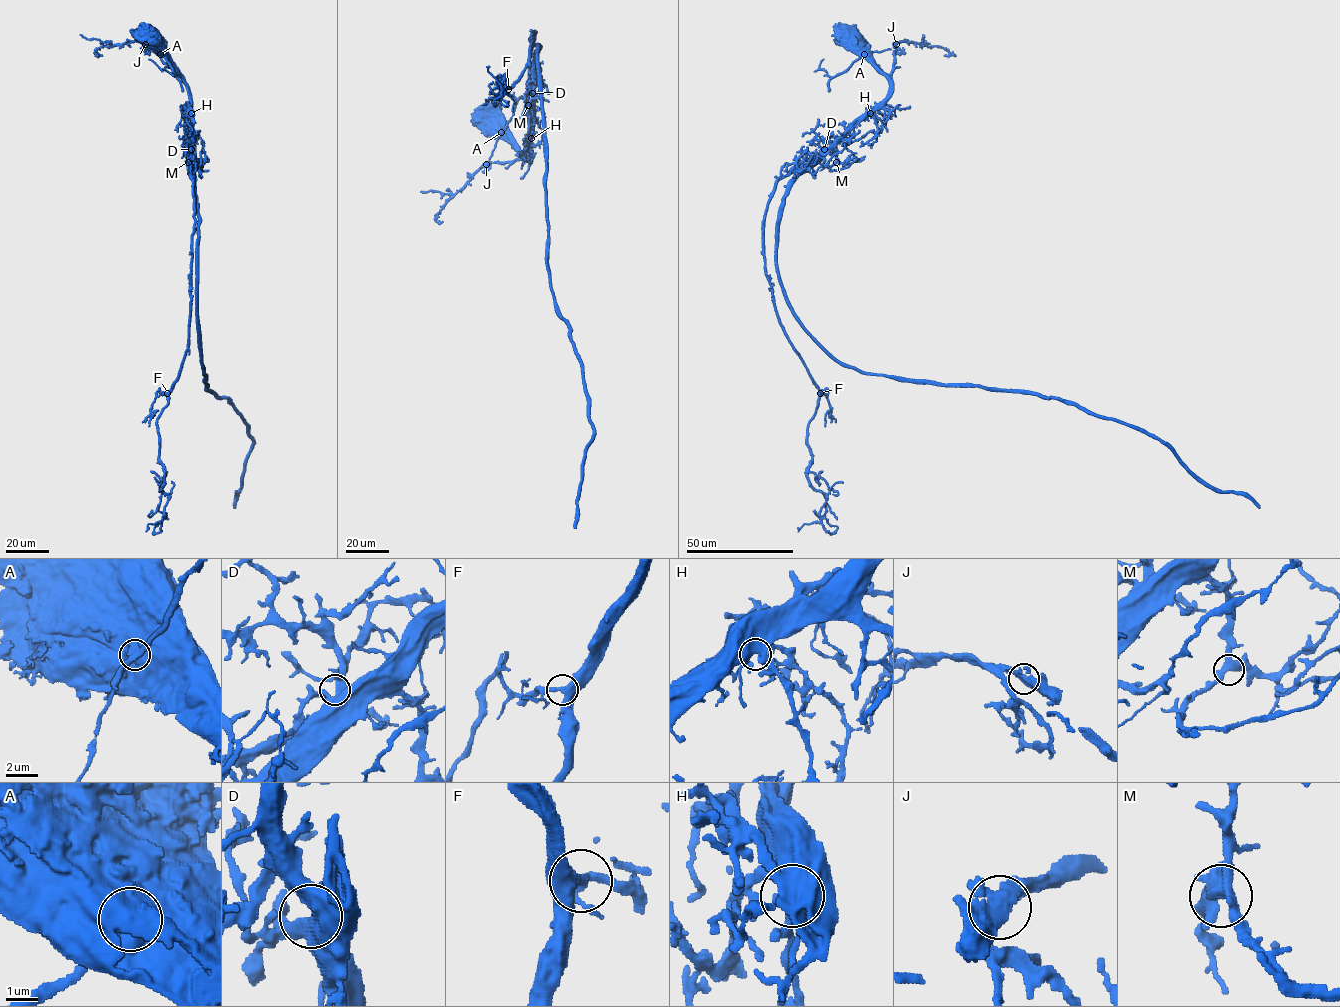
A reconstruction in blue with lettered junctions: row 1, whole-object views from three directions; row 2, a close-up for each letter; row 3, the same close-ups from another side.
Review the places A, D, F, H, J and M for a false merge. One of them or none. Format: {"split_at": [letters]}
{"split_at": ["A"]}

